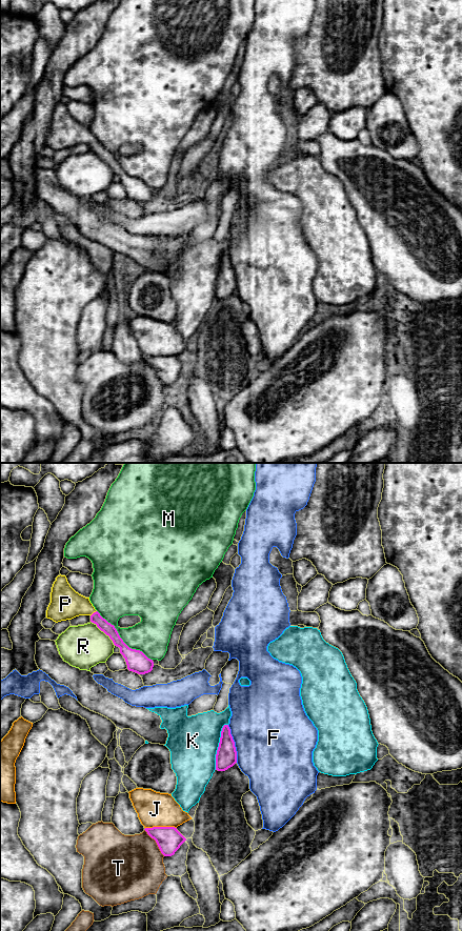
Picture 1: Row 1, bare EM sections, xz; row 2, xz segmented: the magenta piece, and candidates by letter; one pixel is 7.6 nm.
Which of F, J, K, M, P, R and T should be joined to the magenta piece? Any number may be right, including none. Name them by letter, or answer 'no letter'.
P

